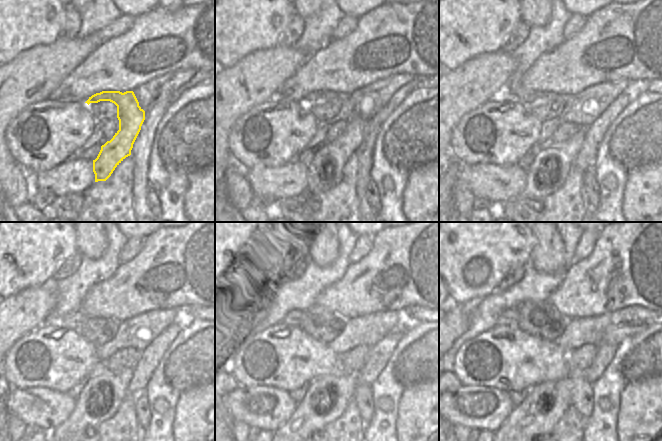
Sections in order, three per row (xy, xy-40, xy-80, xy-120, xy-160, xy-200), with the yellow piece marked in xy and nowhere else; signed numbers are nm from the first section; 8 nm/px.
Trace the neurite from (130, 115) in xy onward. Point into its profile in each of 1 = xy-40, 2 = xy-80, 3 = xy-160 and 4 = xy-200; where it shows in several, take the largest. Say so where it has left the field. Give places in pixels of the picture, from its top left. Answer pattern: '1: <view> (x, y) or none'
1: xy-40 (328, 161)
2: xy-80 (553, 162)
3: xy-160 (326, 397)
4: xy-200 (545, 403)

